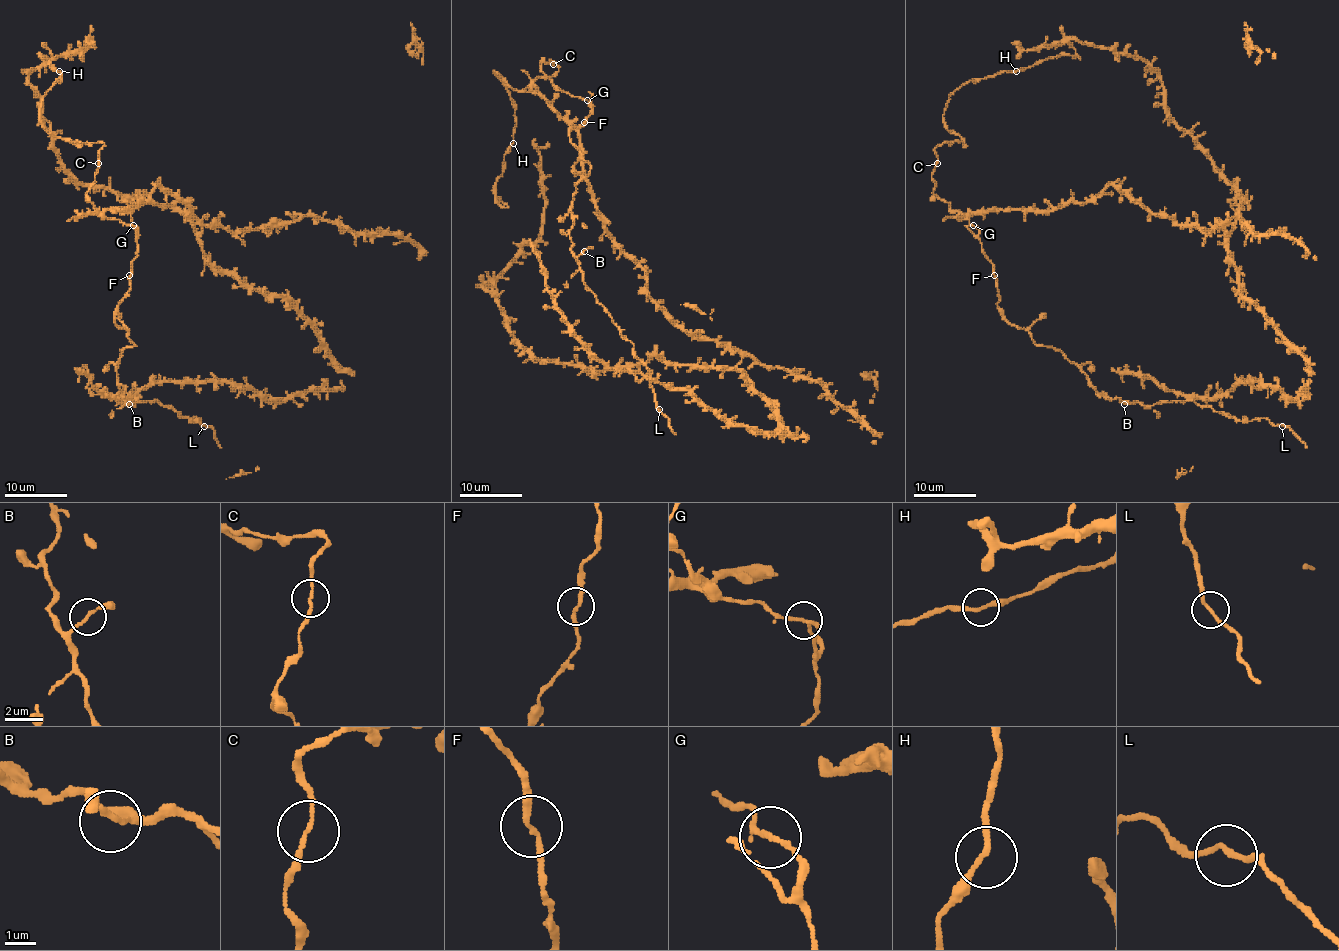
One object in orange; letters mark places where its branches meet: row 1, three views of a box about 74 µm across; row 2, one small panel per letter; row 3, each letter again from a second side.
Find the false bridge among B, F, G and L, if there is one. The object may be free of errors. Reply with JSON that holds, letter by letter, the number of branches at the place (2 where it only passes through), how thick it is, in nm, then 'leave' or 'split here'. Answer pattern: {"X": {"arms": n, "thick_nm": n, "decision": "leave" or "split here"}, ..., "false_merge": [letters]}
{"B": {"arms": 2, "thick_nm": 150, "decision": "leave"}, "F": {"arms": 2, "thick_nm": 180, "decision": "leave"}, "G": {"arms": 2, "thick_nm": 150, "decision": "leave"}, "L": {"arms": 2, "thick_nm": 170, "decision": "leave"}, "false_merge": []}

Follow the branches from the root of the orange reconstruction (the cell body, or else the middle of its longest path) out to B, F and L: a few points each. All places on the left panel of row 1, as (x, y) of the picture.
B: (54, 133), (104, 144), (87, 199), (138, 233), (115, 316), (135, 346), (117, 366), (115, 397), (129, 404)
F: (54, 133), (73, 141), (104, 144), (87, 199), (107, 218), (132, 224), (137, 230), (137, 257), (129, 276)
L: (54, 133), (104, 144), (87, 199), (138, 233), (115, 316), (135, 346), (117, 401), (204, 426)

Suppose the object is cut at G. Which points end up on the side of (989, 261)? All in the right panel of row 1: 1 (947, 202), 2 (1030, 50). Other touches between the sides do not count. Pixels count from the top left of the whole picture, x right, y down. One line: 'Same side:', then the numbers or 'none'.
Same side: 2

